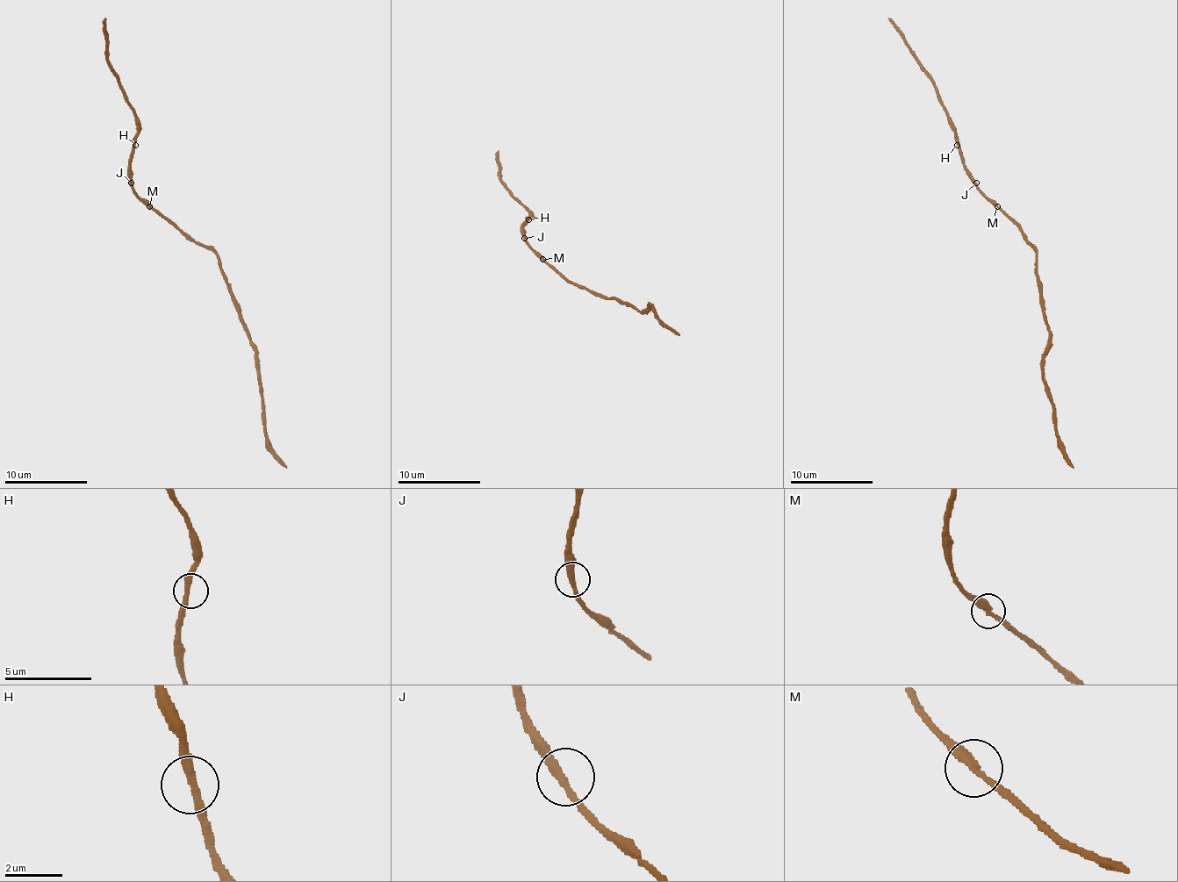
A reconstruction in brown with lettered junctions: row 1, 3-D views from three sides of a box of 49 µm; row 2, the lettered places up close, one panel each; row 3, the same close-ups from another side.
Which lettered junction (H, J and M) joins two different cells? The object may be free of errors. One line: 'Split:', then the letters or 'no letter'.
Split: no letter

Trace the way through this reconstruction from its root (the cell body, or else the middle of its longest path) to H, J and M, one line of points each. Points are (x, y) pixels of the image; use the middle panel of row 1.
H: (576, 286), (557, 273), (526, 242), (524, 225), (528, 219)
J: (576, 286), (557, 273), (524, 238)
M: (576, 286), (542, 259)

